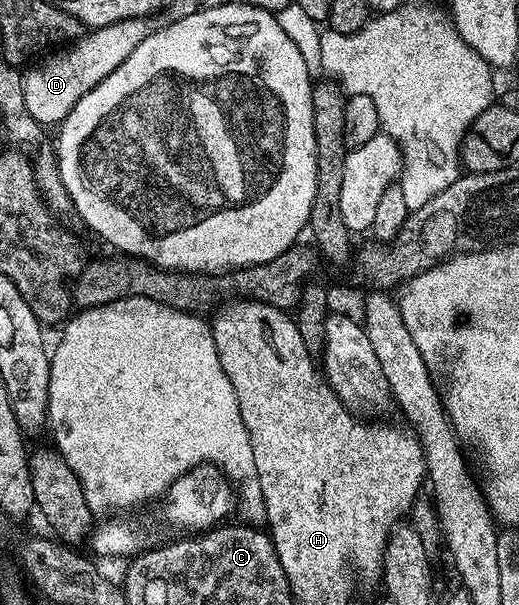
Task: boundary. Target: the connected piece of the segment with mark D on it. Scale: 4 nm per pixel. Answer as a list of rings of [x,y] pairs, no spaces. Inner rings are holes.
[[[132,16],[110,26],[85,31],[80,39],[45,55],[37,68],[25,71],[23,77],[26,110],[37,124],[56,126],[61,120],[65,120],[81,98],[90,94],[90,90],[94,90],[94,86],[98,86],[102,78],[110,78],[110,74],[114,74],[114,70],[118,70],[118,66],[122,66],[122,62],[126,62],[130,54],[134,54],[136,47],[154,30],[154,24],[150,21],[148,18]]]

